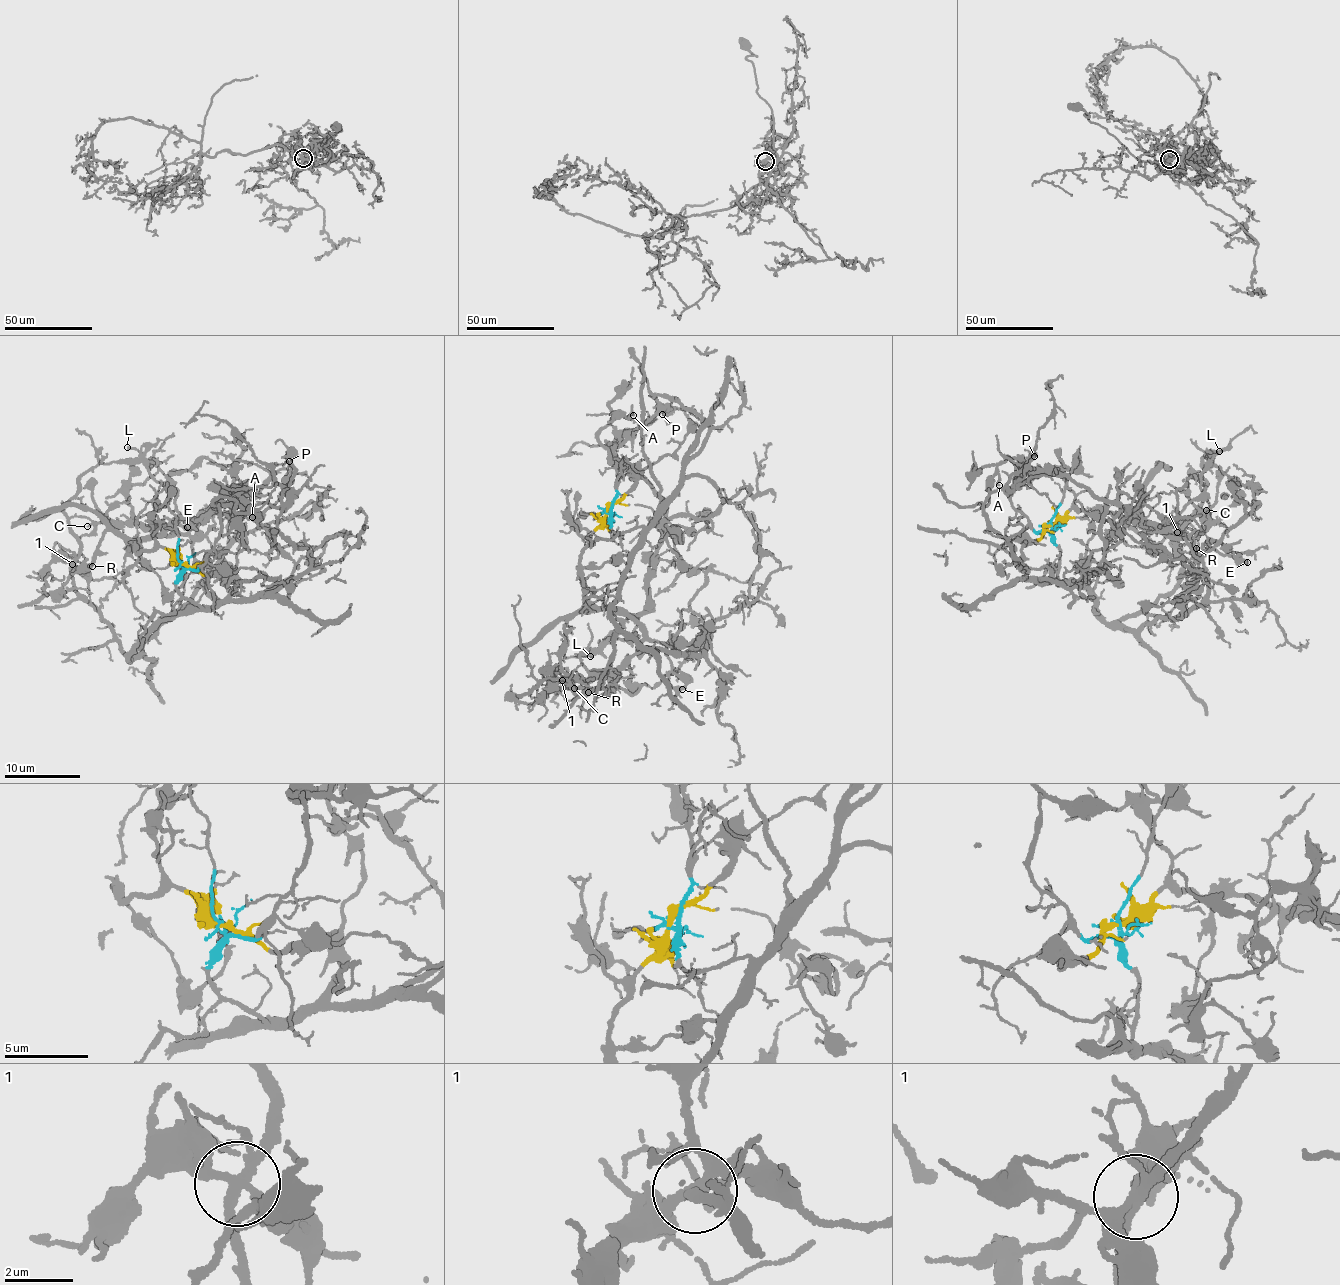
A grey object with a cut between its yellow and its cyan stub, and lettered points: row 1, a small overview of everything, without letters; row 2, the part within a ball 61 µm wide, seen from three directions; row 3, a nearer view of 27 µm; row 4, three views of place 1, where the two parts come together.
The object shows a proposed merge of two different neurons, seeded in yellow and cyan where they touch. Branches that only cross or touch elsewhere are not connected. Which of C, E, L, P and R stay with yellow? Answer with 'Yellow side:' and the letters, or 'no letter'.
Yellow side: C, E, L, P, R

